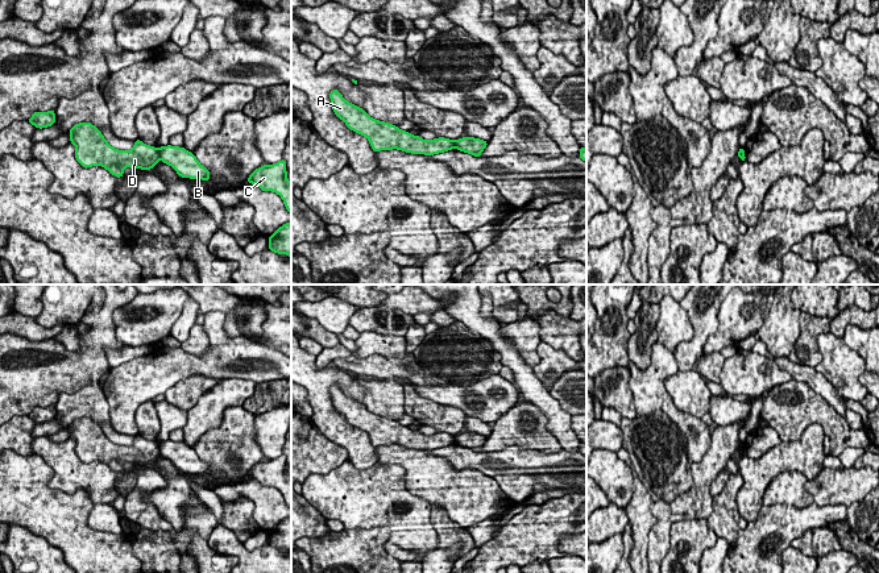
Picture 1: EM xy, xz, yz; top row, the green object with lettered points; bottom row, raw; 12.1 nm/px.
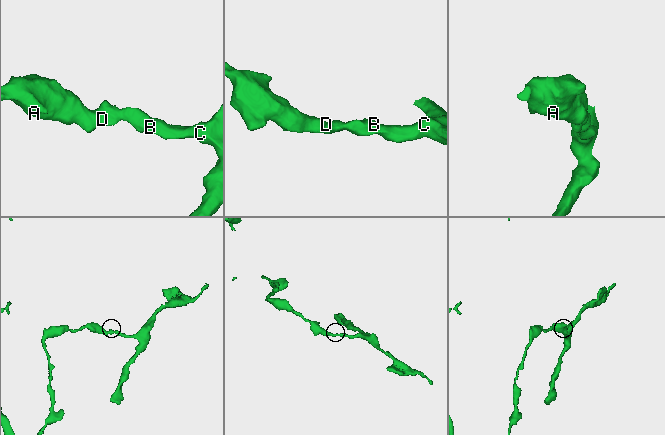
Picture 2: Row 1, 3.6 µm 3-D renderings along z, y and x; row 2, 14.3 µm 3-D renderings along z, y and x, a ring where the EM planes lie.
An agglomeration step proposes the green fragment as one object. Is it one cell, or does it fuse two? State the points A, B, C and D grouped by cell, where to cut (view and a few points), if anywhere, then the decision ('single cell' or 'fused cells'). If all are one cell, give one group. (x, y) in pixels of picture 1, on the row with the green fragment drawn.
groups A D / B C; cut xy (157, 150), (161, 157); fused cells

